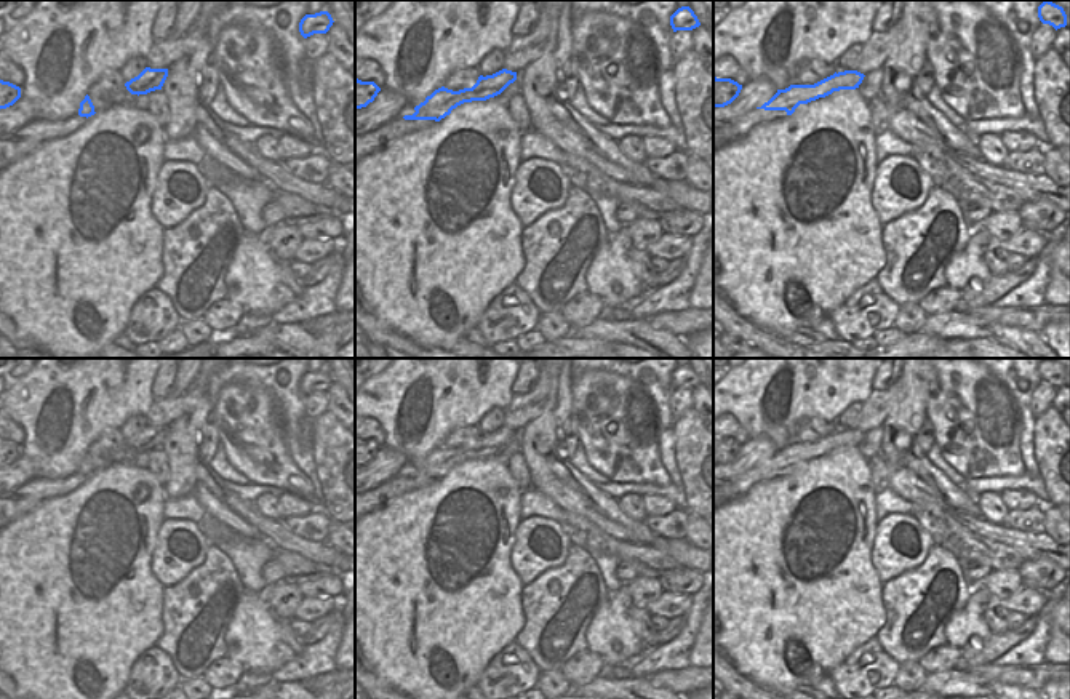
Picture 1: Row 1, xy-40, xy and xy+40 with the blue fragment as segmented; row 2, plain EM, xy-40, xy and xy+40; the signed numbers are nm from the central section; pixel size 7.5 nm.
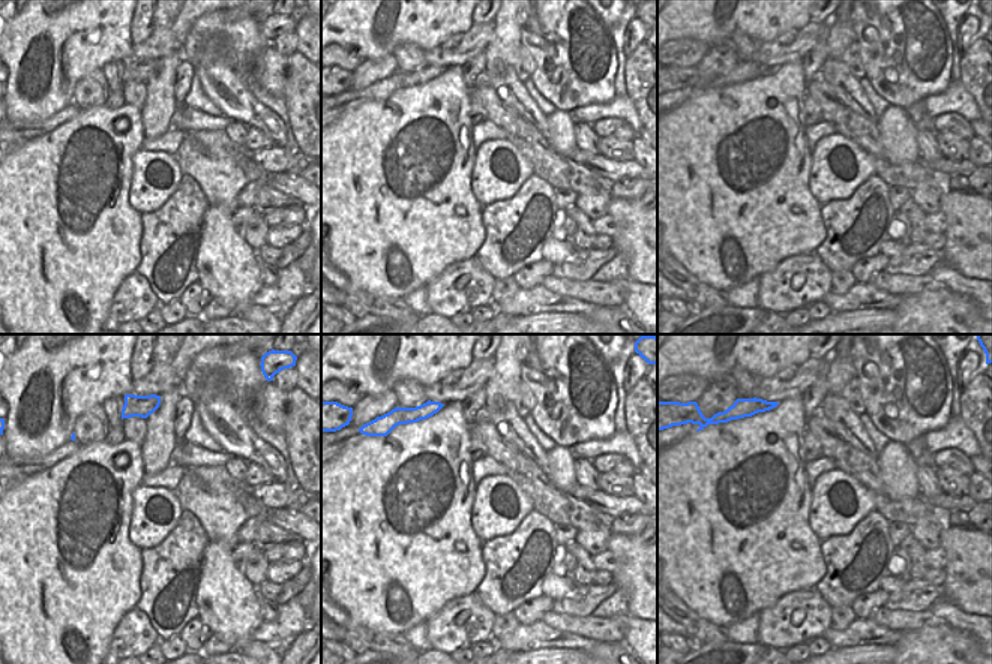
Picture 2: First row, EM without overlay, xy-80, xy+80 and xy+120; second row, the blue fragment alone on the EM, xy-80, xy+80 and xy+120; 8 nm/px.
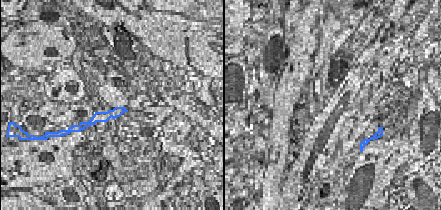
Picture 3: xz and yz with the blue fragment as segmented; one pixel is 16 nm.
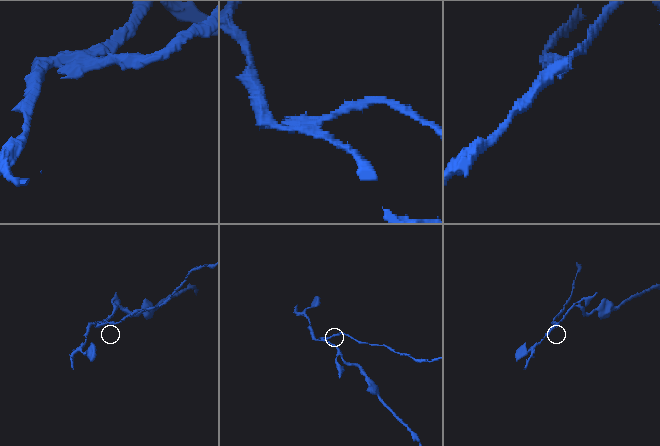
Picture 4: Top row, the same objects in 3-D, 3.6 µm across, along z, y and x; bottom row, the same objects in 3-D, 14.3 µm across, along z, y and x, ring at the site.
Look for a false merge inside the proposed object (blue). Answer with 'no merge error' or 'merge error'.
merge error

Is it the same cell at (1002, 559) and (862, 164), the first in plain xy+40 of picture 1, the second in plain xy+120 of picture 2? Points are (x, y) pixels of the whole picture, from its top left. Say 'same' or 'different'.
different

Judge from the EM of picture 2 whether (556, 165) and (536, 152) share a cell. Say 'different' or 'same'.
same

